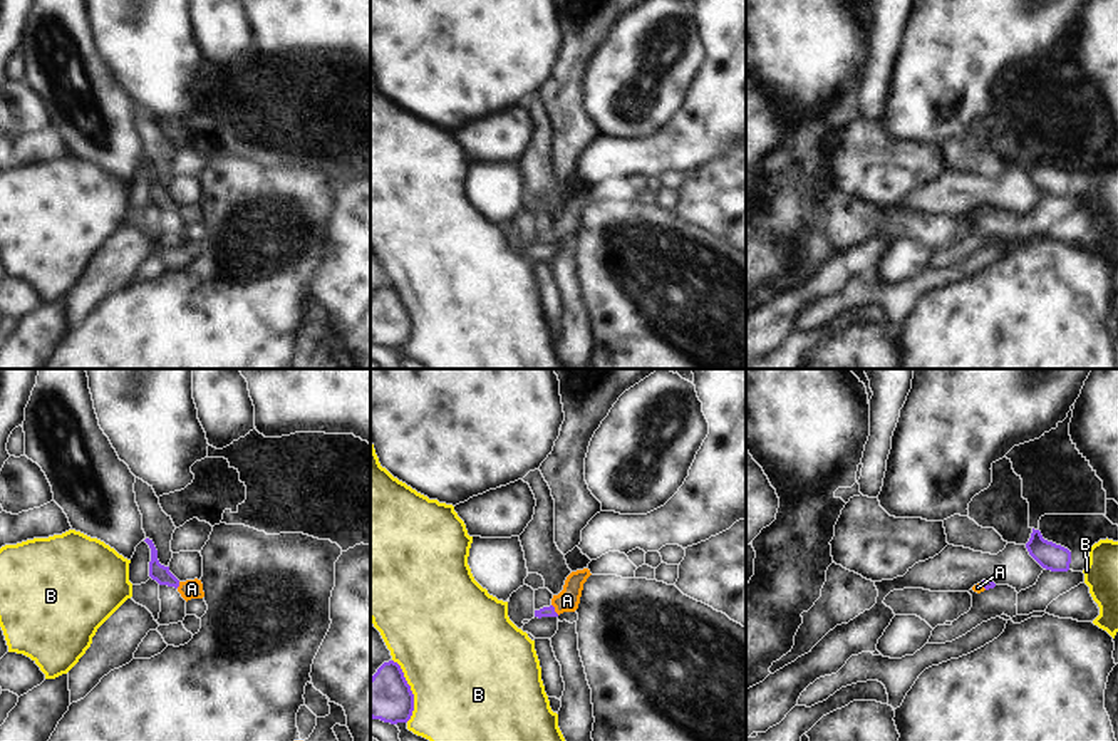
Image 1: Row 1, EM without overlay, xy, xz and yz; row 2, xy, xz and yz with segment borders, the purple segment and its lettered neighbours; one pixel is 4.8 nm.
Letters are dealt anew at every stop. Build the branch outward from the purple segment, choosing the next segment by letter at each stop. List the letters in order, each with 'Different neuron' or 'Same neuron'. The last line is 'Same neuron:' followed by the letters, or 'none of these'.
A: Same neuron
B: Different neuron
Same neuron: A.

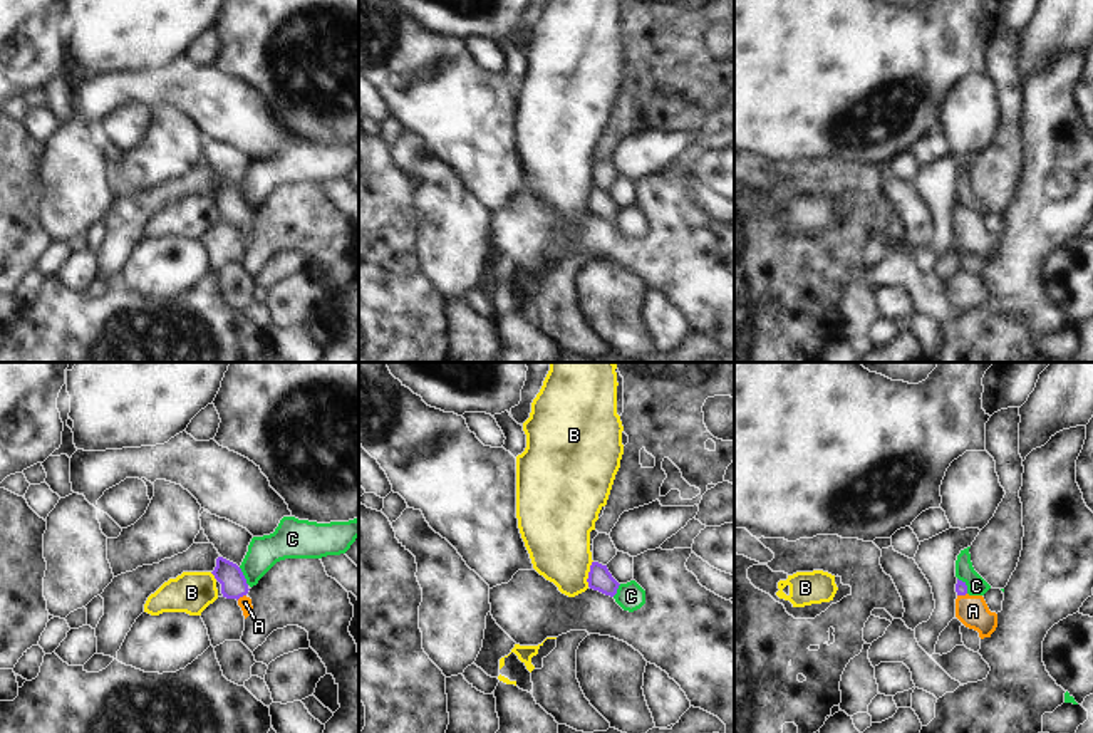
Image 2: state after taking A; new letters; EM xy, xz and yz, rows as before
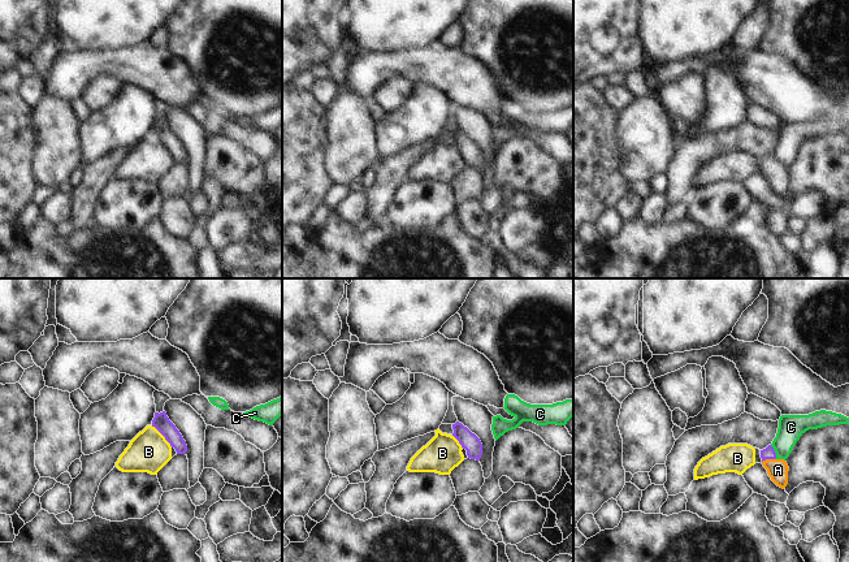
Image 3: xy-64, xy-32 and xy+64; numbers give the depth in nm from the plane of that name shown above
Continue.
A: Same neuron
B: Different neuron
C: Different neuron
Same neuron: A.

